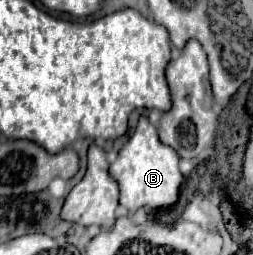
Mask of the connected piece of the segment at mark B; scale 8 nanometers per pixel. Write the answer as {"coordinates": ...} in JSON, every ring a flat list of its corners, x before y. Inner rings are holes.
{"coordinates":[[147,116,139,118,133,136,119,150,117,160,109,166,109,174,119,184,119,204,129,212,139,210,141,206,149,206,153,210,173,206,179,198,179,186,183,182,183,174,179,172,179,156,171,150,171,146,163,146,163,142,159,142,157,128]]}

